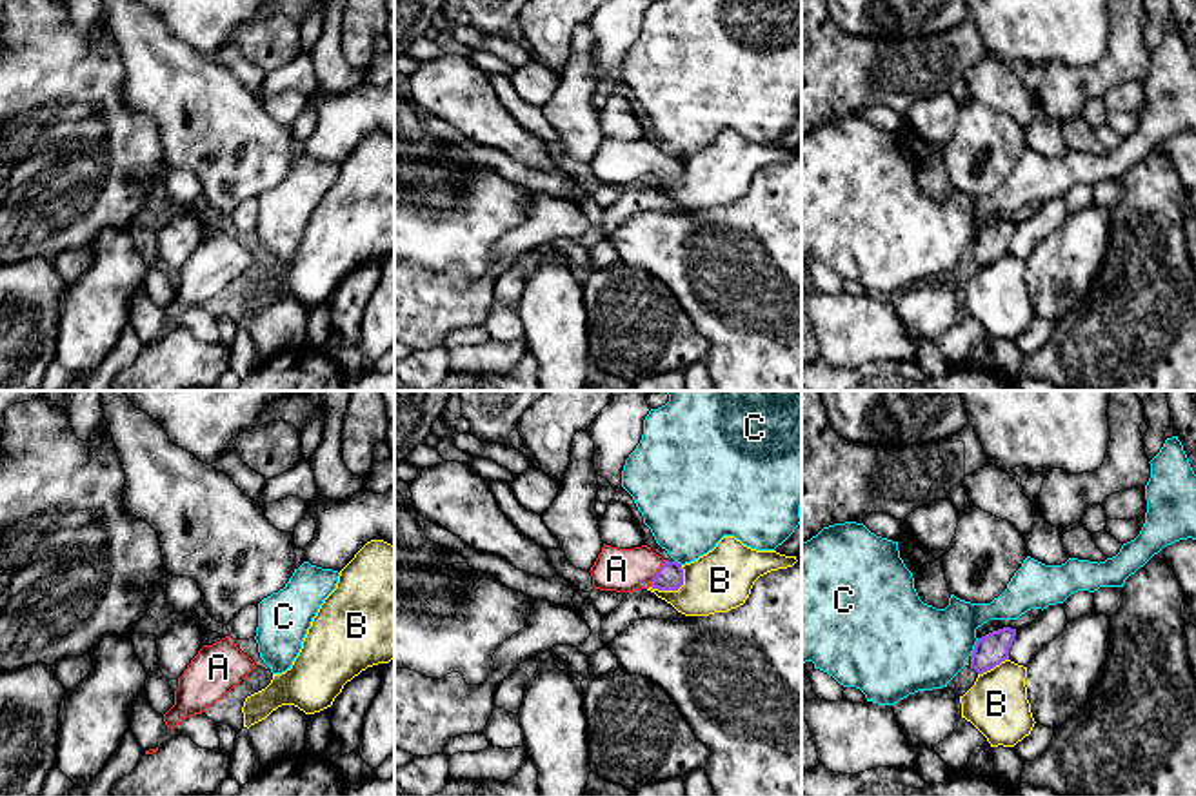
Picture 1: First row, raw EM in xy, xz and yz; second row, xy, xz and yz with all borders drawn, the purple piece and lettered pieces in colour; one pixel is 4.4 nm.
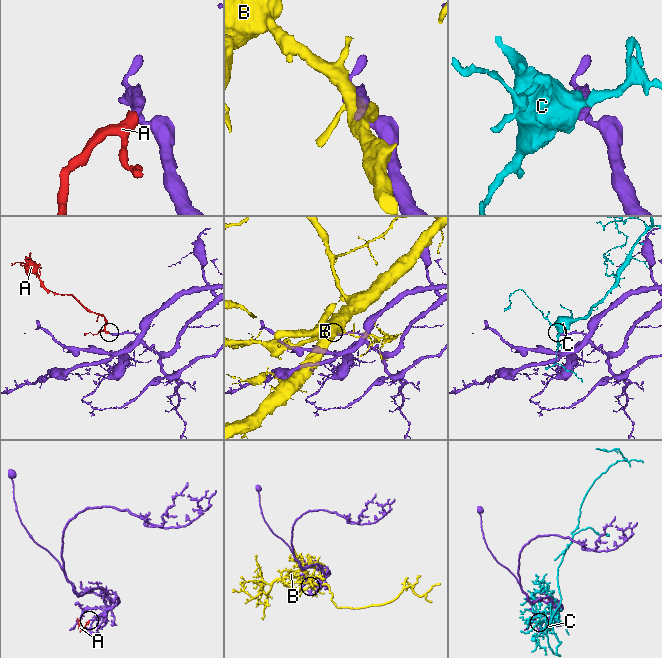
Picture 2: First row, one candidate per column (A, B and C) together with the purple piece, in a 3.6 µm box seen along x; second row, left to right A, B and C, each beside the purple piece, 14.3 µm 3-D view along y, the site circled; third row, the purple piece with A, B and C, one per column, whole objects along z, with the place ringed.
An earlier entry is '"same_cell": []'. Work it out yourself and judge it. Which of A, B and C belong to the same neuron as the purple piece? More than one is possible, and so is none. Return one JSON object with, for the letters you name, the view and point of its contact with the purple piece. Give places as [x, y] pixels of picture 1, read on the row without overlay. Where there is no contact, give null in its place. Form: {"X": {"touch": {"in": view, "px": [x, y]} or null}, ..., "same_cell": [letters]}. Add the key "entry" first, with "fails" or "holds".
{"entry": "fails", "A": {"touch": {"in": "xz", "px": [657, 166]}}, "same_cell": ["A"]}

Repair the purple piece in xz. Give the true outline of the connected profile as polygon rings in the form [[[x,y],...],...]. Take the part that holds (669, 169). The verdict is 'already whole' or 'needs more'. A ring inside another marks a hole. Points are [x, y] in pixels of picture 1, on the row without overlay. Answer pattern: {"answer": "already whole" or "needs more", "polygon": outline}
{"answer": "needs more", "polygon": [[[603,136],[589,165],[593,180],[600,184],[678,184],[683,178],[682,156],[663,153],[647,138],[618,142]]]}

